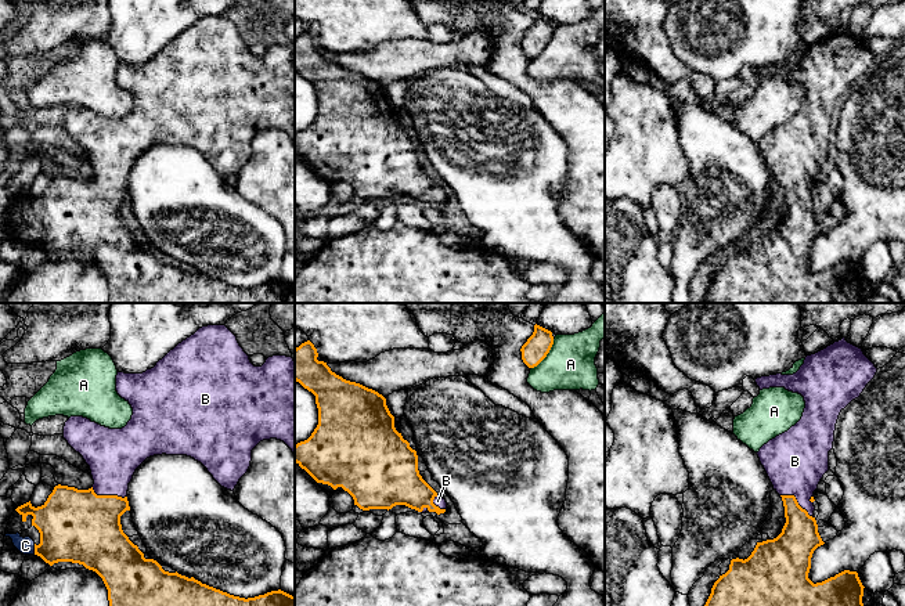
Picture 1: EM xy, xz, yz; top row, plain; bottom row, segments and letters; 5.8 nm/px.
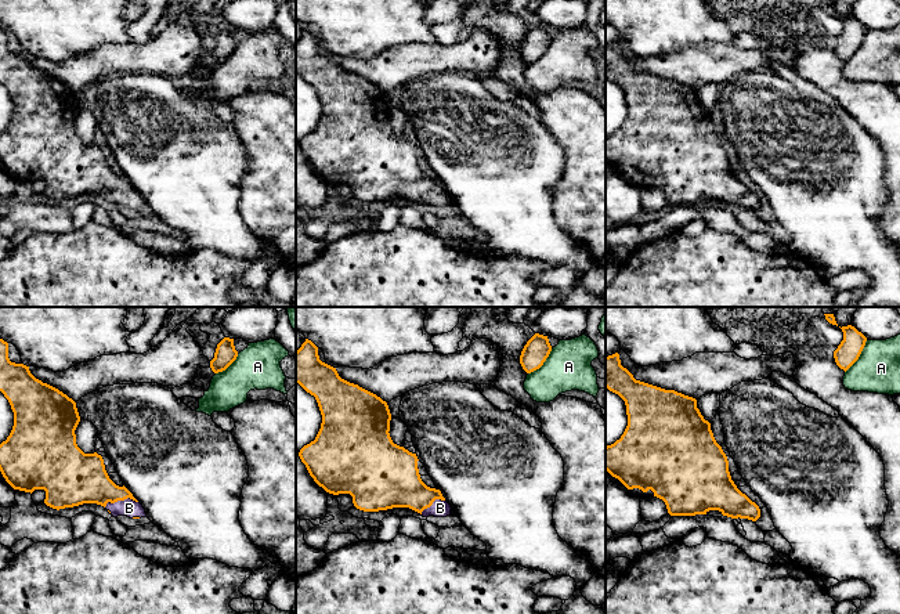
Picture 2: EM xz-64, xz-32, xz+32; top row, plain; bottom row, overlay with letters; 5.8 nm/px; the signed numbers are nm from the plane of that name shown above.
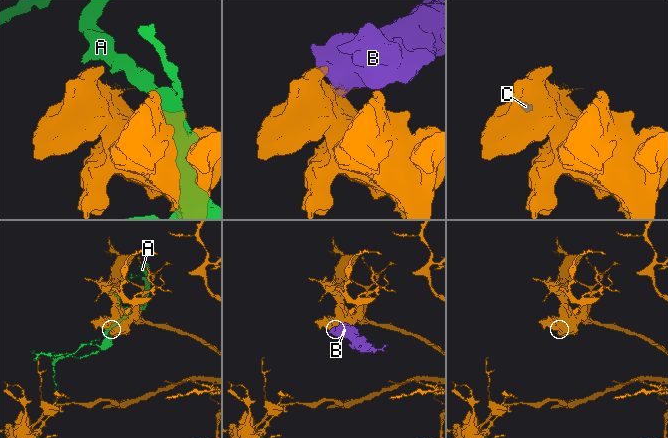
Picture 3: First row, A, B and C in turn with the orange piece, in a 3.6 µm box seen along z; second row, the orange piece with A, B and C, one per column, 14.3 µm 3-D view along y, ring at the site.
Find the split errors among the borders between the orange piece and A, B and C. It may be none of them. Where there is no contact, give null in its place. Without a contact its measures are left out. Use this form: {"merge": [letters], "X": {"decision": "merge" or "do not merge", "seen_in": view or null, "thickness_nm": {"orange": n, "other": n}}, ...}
{"merge": ["B", "C"], "A": {"decision": "do not merge", "seen_in": "xz", "thickness_nm": {"orange": 150, "other": 280}}, "B": {"decision": "merge", "seen_in": "yz", "thickness_nm": {"orange": 220, "other": 360}}, "C": {"decision": "merge", "seen_in": "xy", "thickness_nm": {"orange": 380, "other": 100}}}

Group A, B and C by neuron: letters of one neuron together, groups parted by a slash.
A / B C

